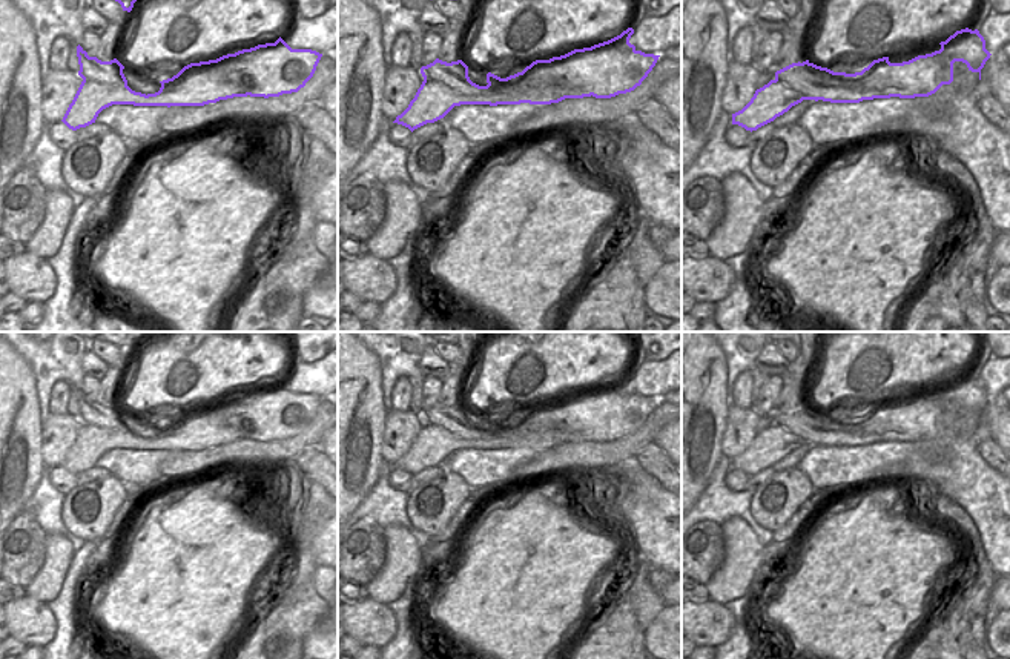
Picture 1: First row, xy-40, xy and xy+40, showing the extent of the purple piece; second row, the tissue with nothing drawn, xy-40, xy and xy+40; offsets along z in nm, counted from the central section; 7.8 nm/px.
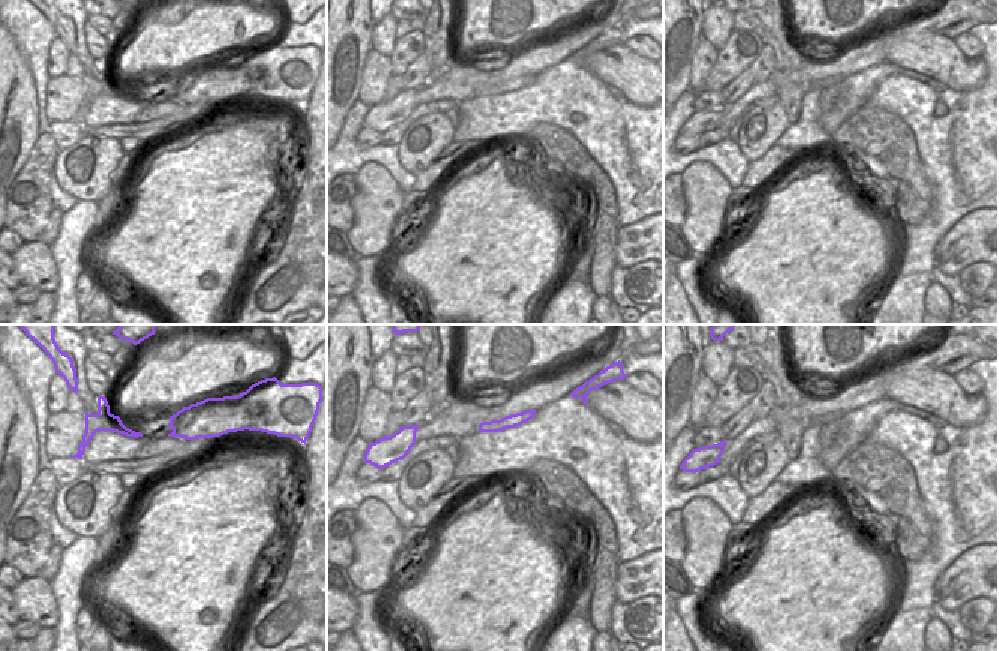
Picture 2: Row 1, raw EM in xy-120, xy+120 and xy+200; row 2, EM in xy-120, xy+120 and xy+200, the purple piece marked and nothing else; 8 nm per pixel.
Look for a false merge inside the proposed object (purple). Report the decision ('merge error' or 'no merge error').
merge error

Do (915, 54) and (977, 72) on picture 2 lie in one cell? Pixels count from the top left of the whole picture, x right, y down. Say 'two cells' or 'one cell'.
one cell

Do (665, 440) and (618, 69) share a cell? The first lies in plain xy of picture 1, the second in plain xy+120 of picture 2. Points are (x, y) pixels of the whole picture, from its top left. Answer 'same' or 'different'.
same

